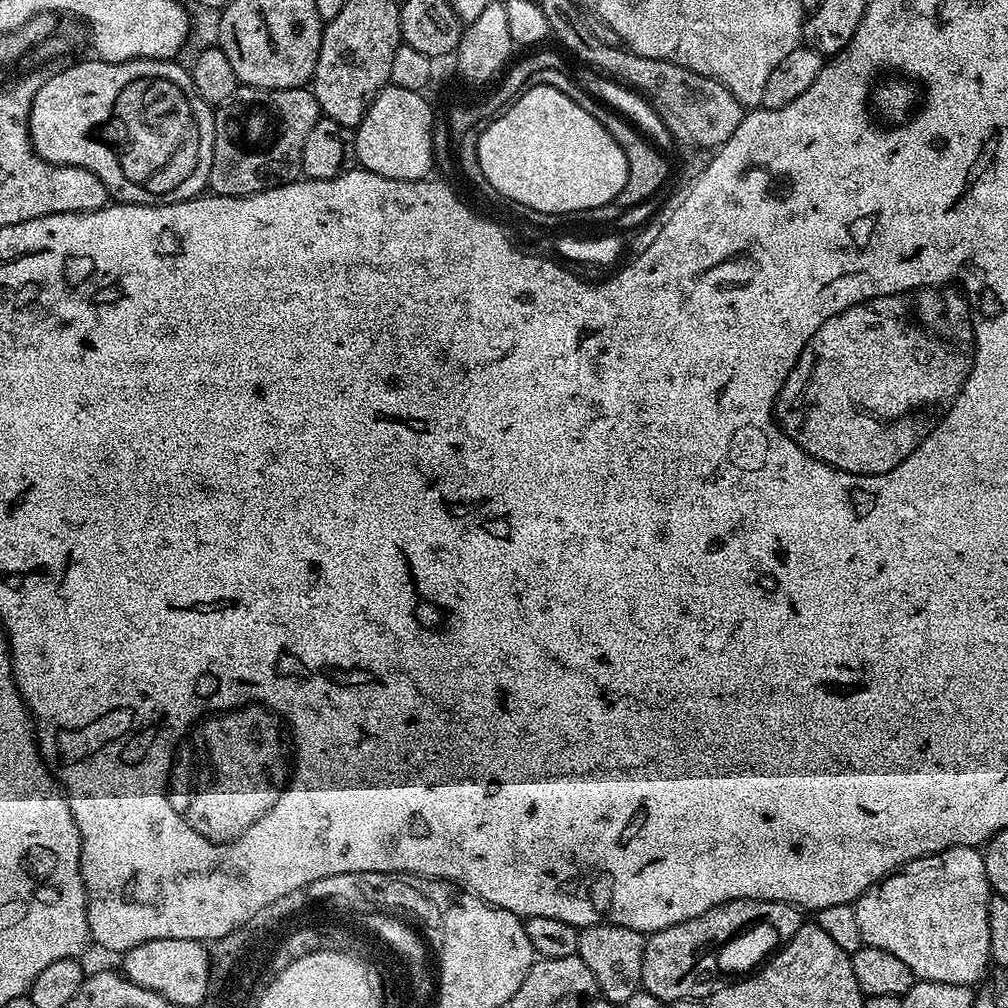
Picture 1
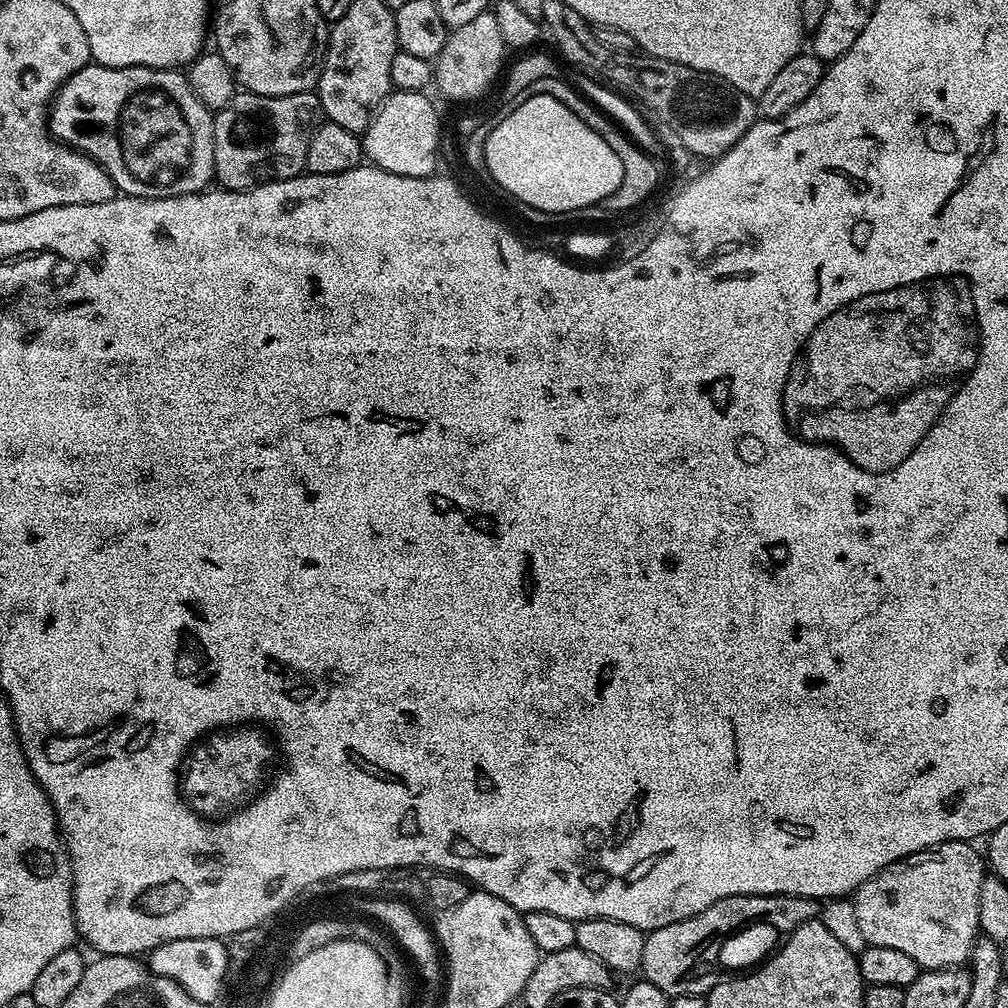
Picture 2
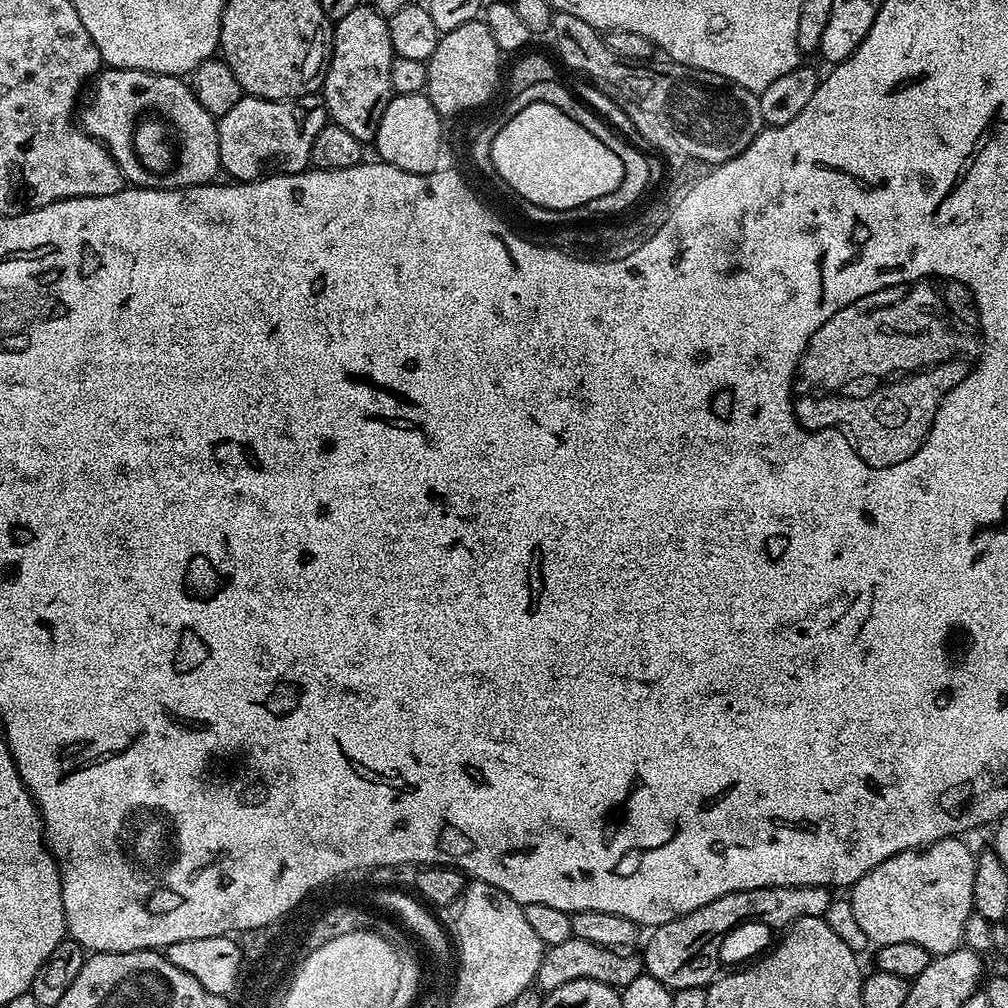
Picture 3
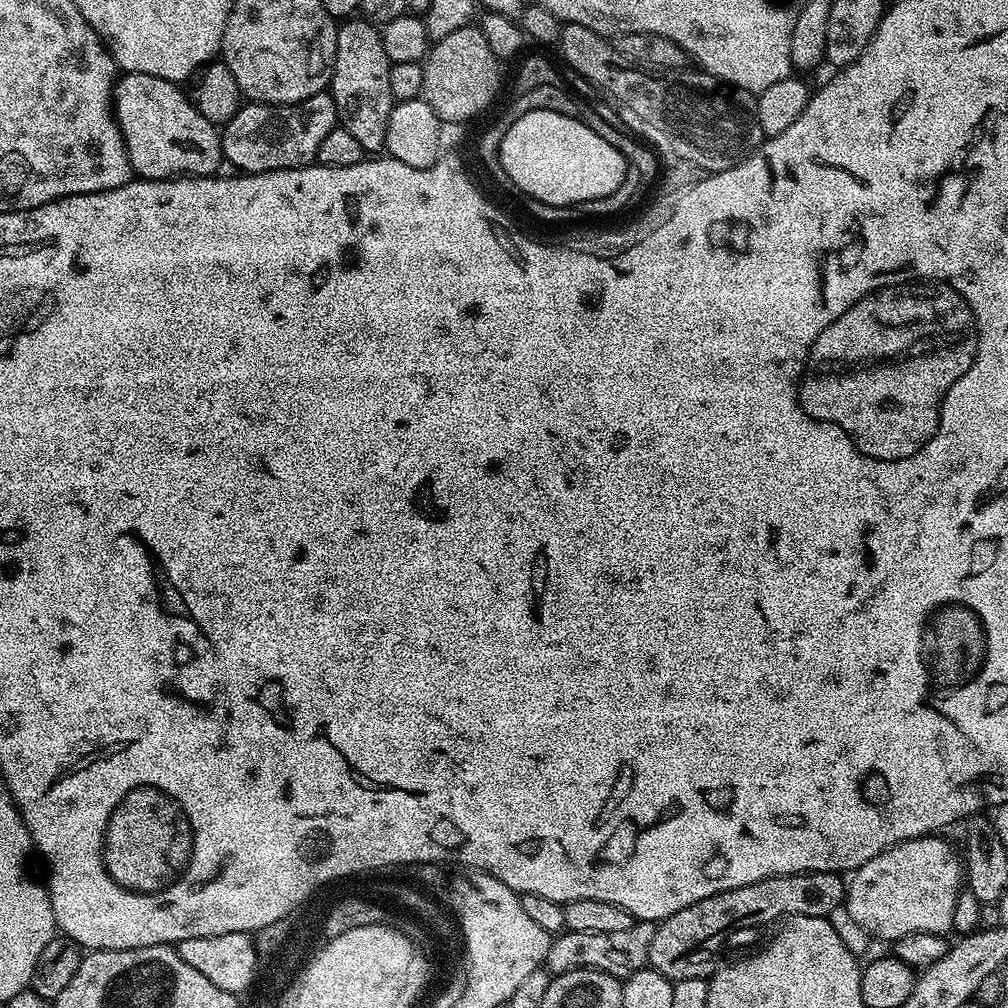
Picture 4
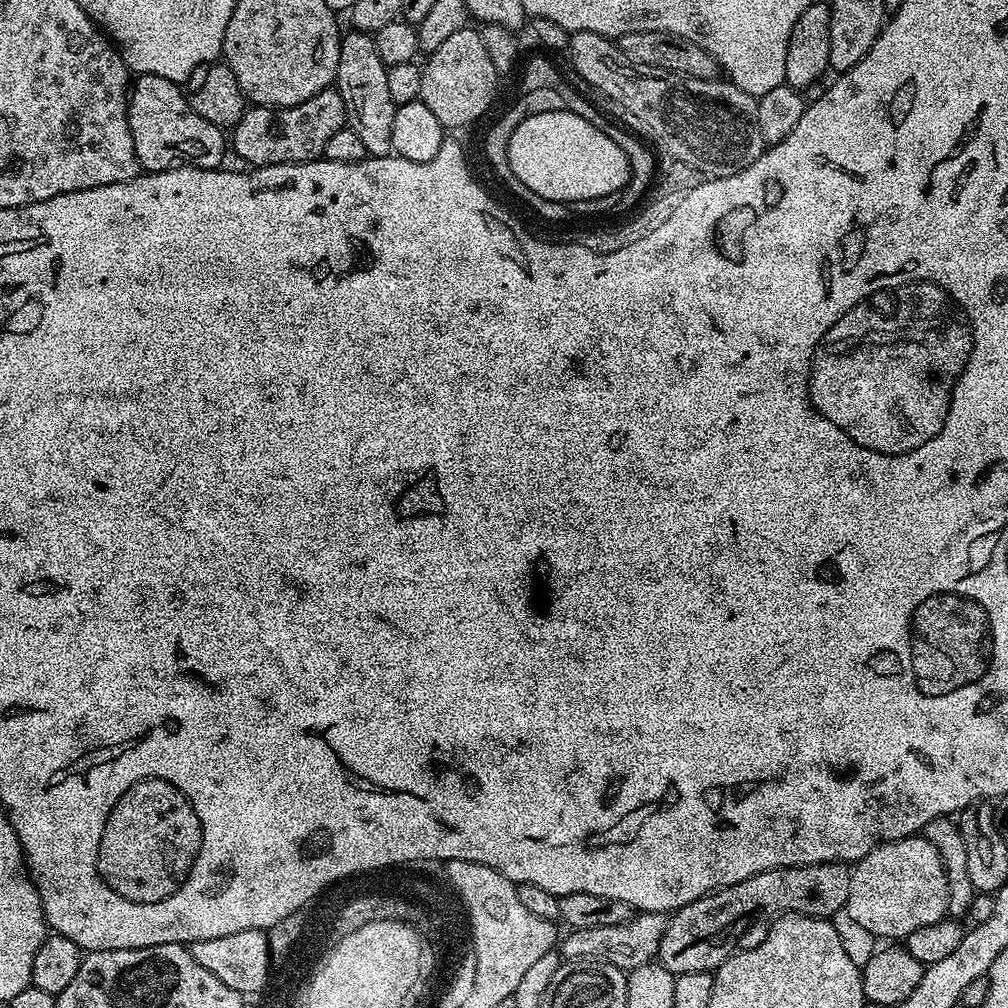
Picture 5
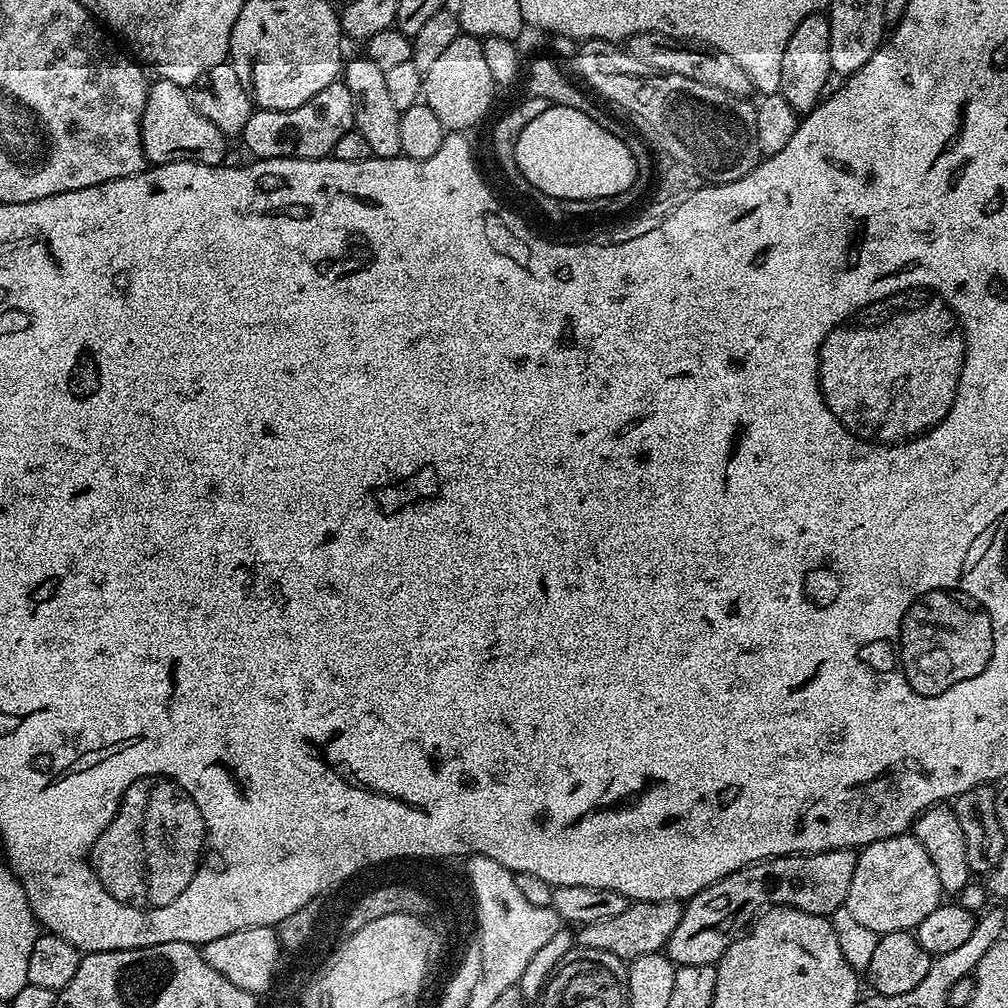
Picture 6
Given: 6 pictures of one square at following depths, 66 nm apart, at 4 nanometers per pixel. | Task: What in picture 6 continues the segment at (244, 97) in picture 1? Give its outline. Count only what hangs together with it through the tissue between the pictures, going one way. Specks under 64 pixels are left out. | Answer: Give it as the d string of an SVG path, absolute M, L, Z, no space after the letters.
M342 82L318 90L310 102L294 110L253 111L250 122L246 122L242 141L248 147L249 157L256 160L270 158L298 158L299 160L322 160L332 156L334 146L341 140L342 134L356 127L356 100L352 89Z

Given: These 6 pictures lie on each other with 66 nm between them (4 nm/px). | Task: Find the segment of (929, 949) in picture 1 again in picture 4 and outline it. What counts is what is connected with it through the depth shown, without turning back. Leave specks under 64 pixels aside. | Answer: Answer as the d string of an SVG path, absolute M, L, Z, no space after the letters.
M933 834L895 844L851 873L846 884L846 907L850 918L865 928L869 937L881 936L887 942L894 942L915 932L948 934L953 931L954 908L965 887L966 873L961 853L955 852L951 842L944 838L943 835Z

